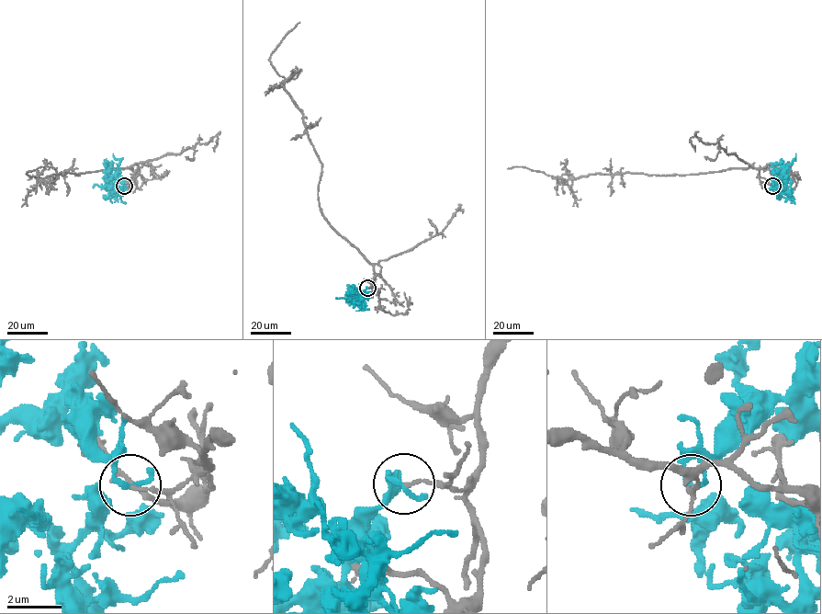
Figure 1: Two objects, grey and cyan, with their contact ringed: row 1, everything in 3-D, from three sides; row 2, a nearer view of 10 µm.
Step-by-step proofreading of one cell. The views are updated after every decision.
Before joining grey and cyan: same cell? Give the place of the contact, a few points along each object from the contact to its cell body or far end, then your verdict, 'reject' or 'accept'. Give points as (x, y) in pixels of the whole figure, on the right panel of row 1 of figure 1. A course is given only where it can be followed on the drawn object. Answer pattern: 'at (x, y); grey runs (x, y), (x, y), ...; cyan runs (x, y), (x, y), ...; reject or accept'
at (772, 186); grey runs (772, 186), (760, 181), (750, 164), (692, 175), (626, 172), (576, 178), (508, 168); cyan runs (772, 186), (788, 176), (785, 186), (781, 189), (772, 184), (781, 168); reject

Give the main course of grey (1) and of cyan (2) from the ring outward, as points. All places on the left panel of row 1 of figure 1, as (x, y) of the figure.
1: (124, 186), (133, 181), (136, 164), (44, 178), (26, 174), (40, 166), (57, 168)
2: (124, 186), (119, 179), (114, 182), (111, 176), (106, 177), (106, 184), (111, 189), (110, 178), (118, 168)

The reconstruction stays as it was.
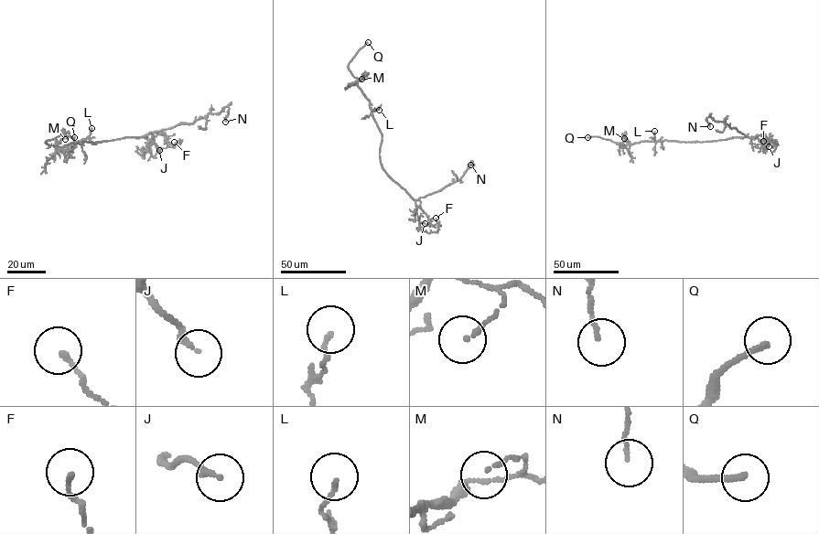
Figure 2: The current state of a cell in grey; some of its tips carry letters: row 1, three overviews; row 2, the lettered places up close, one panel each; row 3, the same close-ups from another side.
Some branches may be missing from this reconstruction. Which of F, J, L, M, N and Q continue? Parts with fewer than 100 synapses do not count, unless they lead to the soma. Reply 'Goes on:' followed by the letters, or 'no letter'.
Goes on: Q

